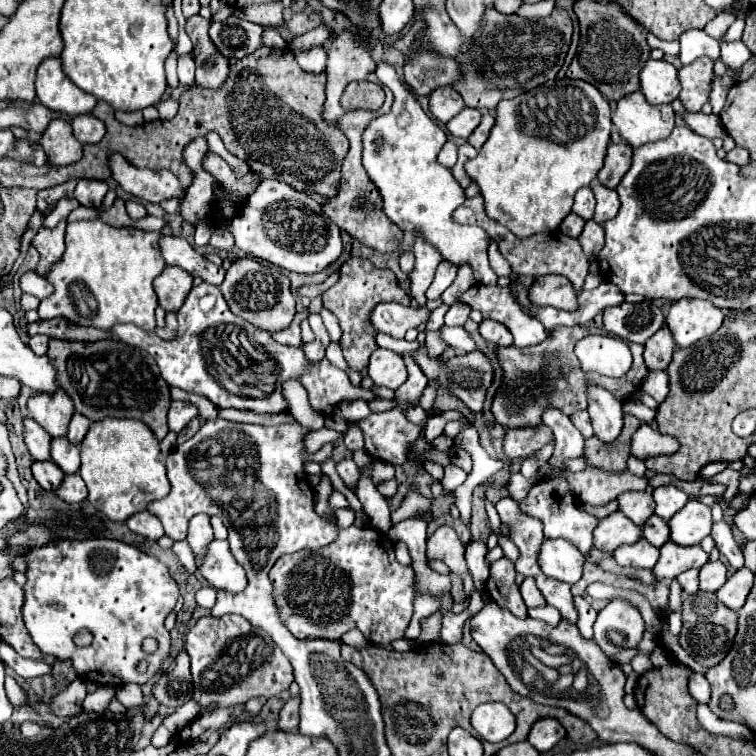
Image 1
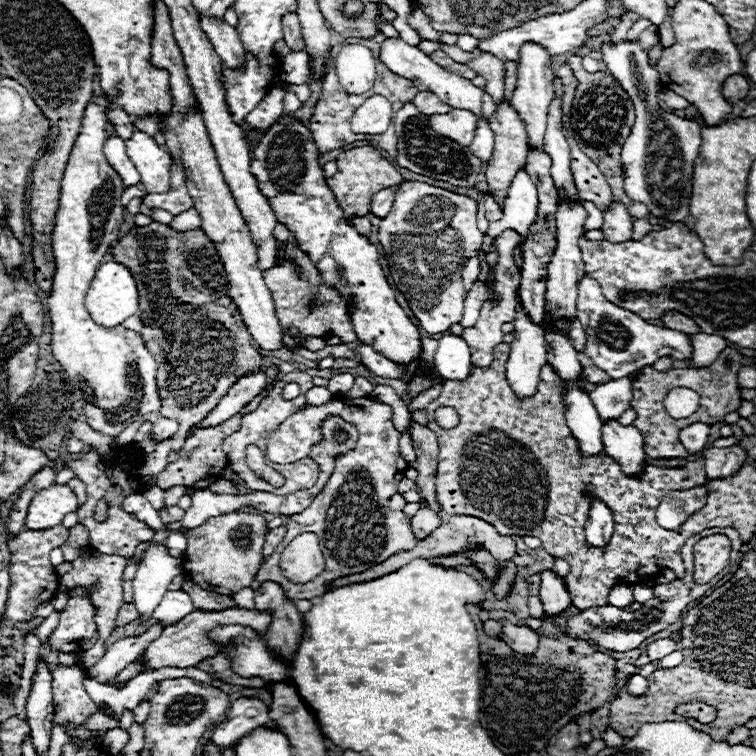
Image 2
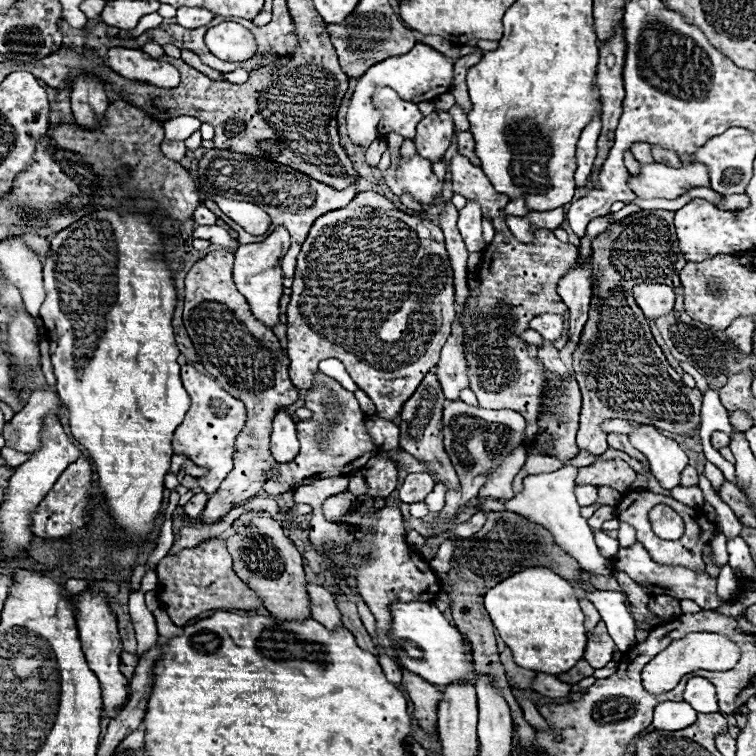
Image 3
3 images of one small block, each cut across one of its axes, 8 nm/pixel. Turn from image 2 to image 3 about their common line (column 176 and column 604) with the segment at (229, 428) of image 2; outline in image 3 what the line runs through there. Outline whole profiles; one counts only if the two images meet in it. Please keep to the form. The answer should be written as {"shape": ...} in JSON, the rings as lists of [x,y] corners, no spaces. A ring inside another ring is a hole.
{"shape":[[[620,458],[598,460],[592,466],[578,470],[578,484],[610,486],[618,492],[628,492],[634,480],[636,480],[636,472]]]}

